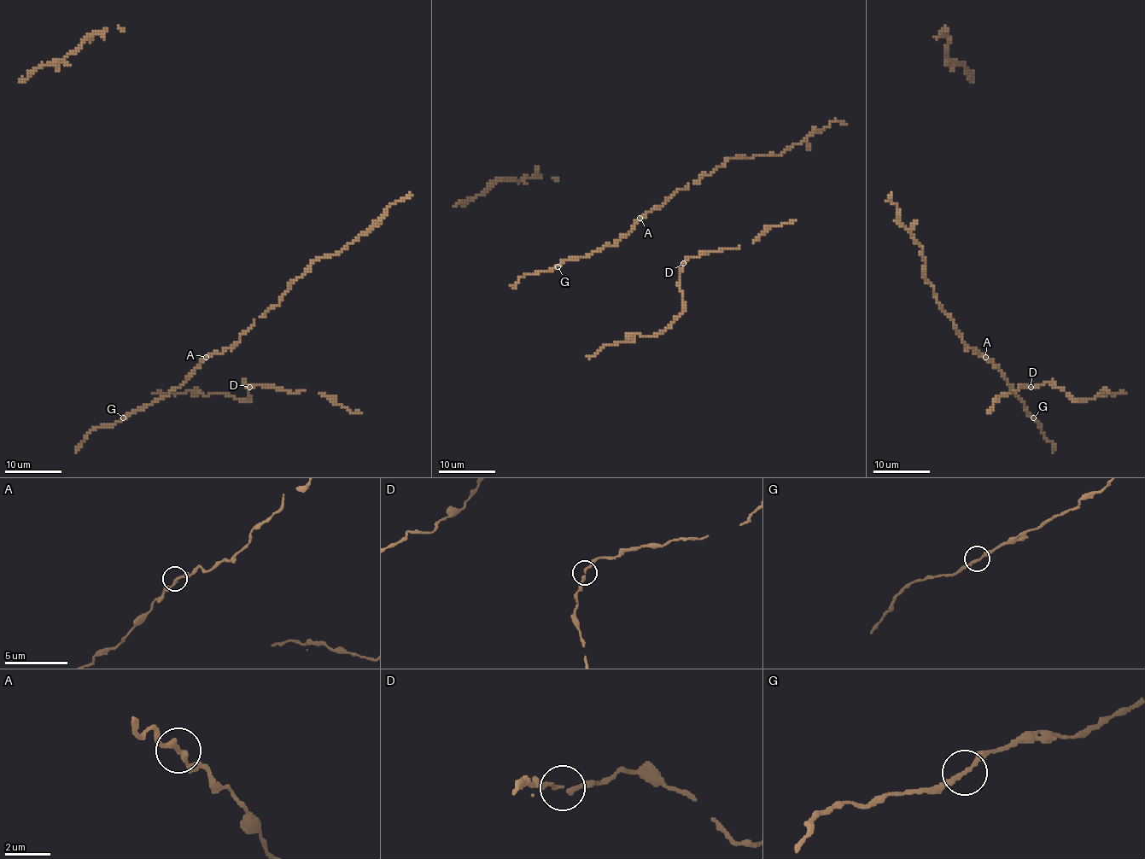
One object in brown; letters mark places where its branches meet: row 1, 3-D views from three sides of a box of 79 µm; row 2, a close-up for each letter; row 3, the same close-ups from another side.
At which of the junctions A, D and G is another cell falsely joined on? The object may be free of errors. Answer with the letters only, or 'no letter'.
no letter

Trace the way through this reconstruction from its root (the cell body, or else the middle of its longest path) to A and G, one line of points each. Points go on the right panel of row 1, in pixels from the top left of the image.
A: (925, 272), (925, 279), (933, 288), (936, 299), (953, 320), (964, 343), (985, 357)
G: (925, 272), (925, 279), (964, 343), (998, 367), (1033, 417)

